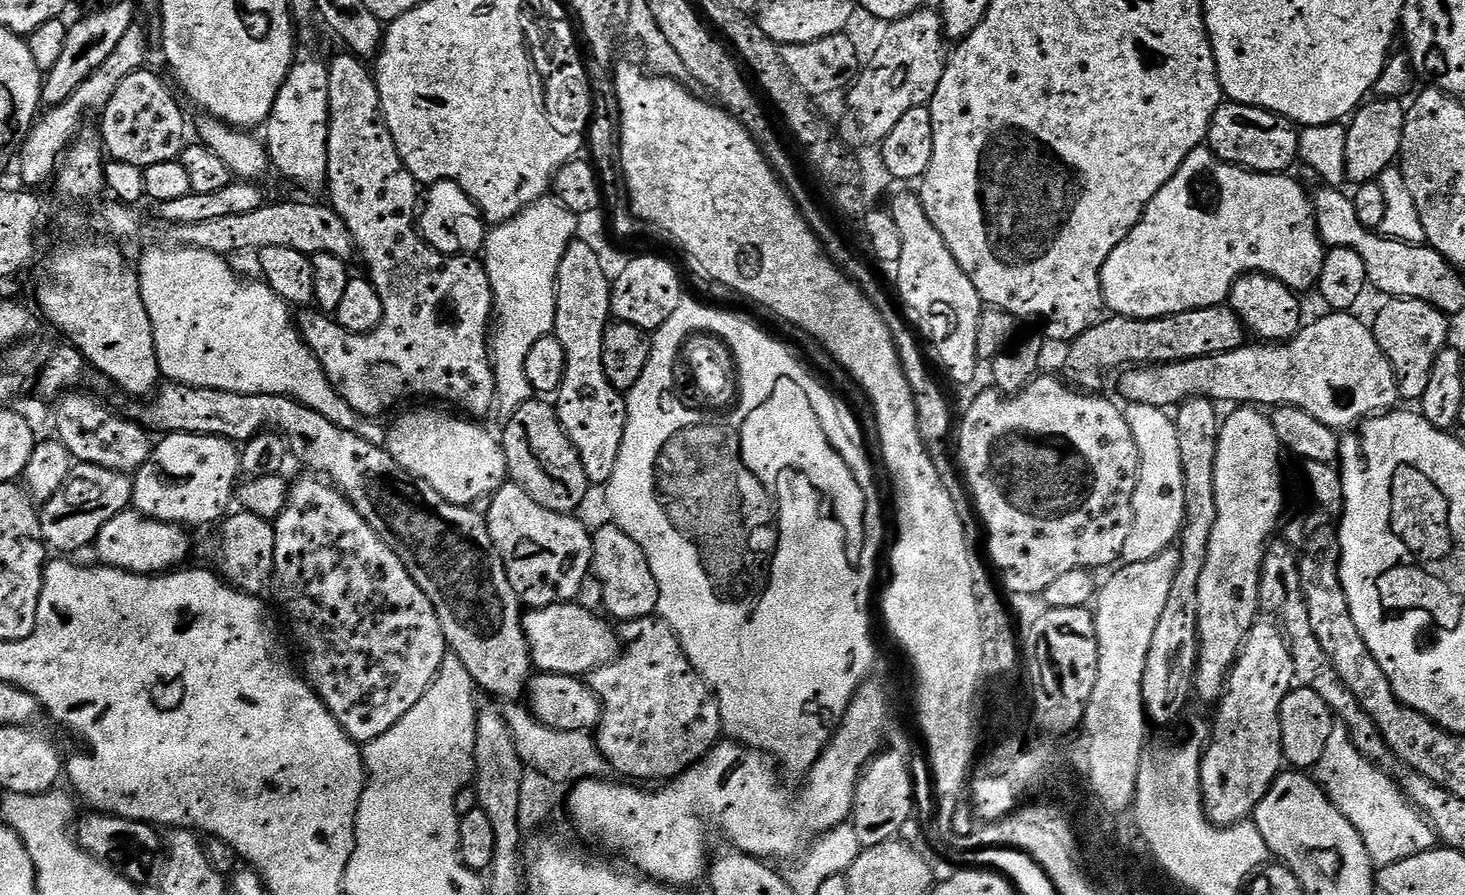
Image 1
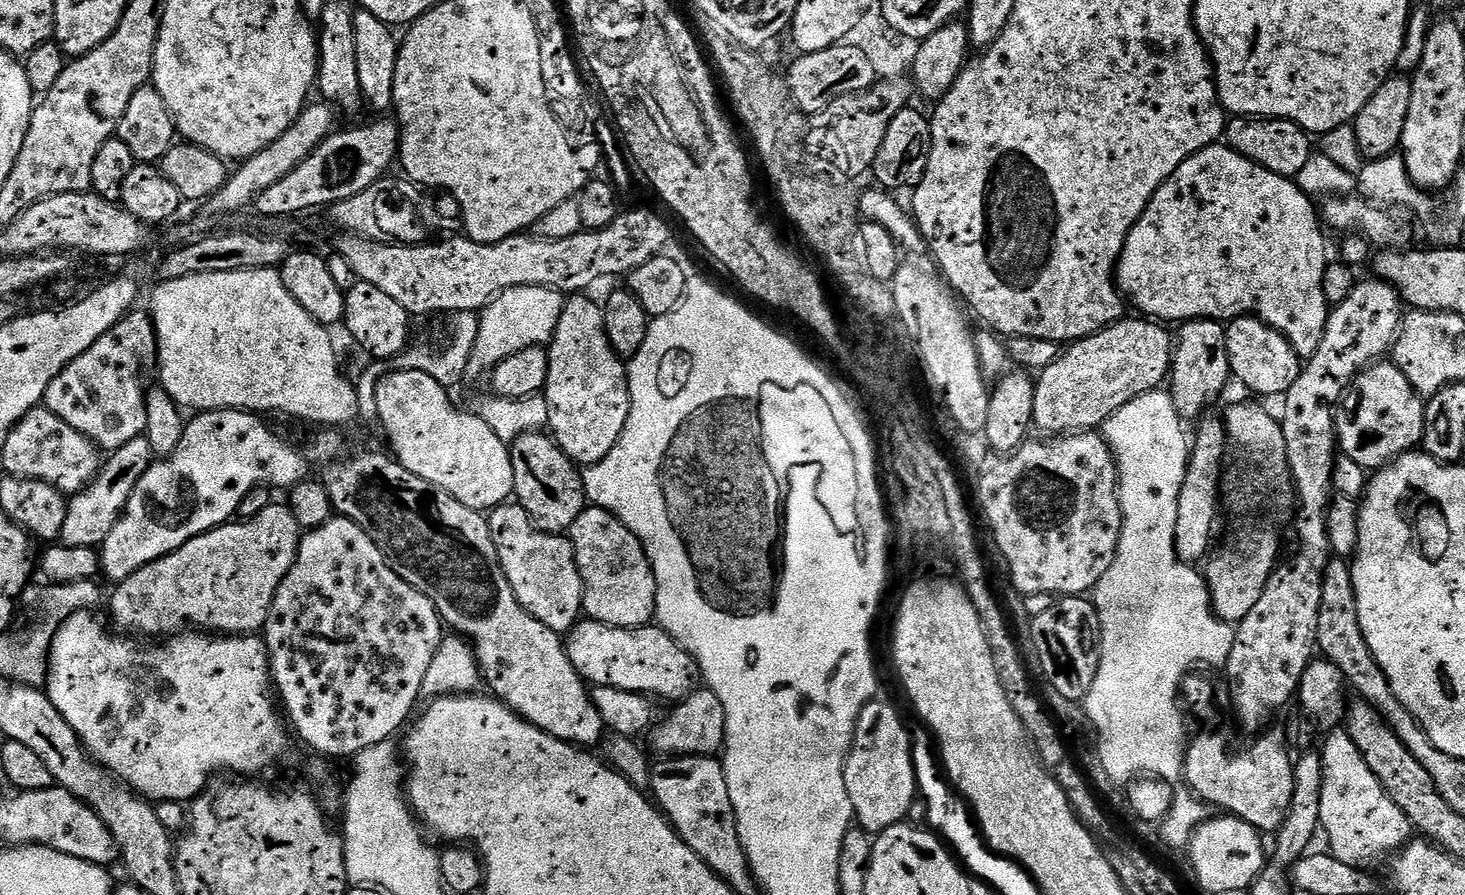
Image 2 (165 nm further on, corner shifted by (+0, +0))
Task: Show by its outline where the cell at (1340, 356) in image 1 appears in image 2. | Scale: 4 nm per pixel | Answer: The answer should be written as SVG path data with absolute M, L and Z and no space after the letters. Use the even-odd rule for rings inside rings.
M1373 362L1352 382L1335 409L1339 451L1366 470L1379 470L1403 452L1421 447L1424 439L1425 401L1406 382L1406 374L1391 362Z

